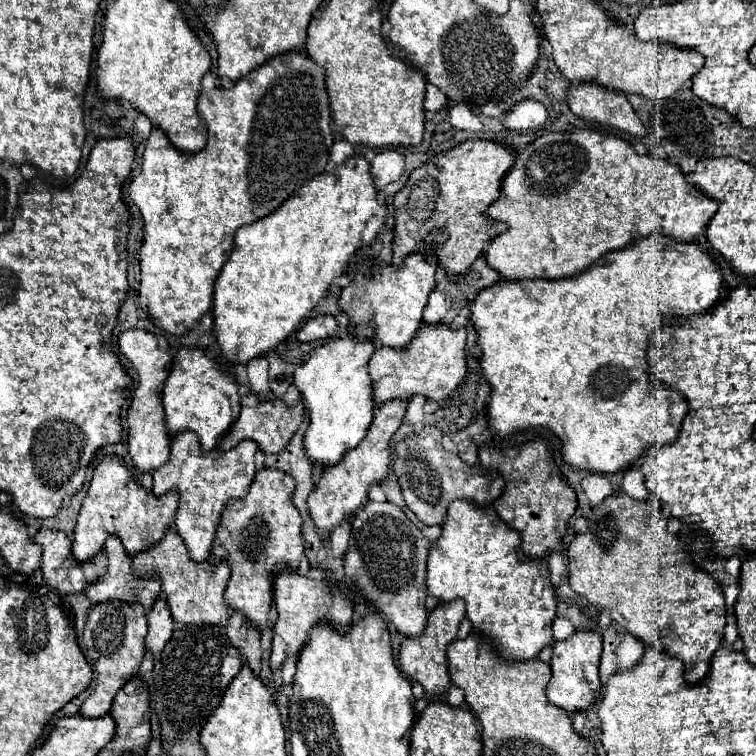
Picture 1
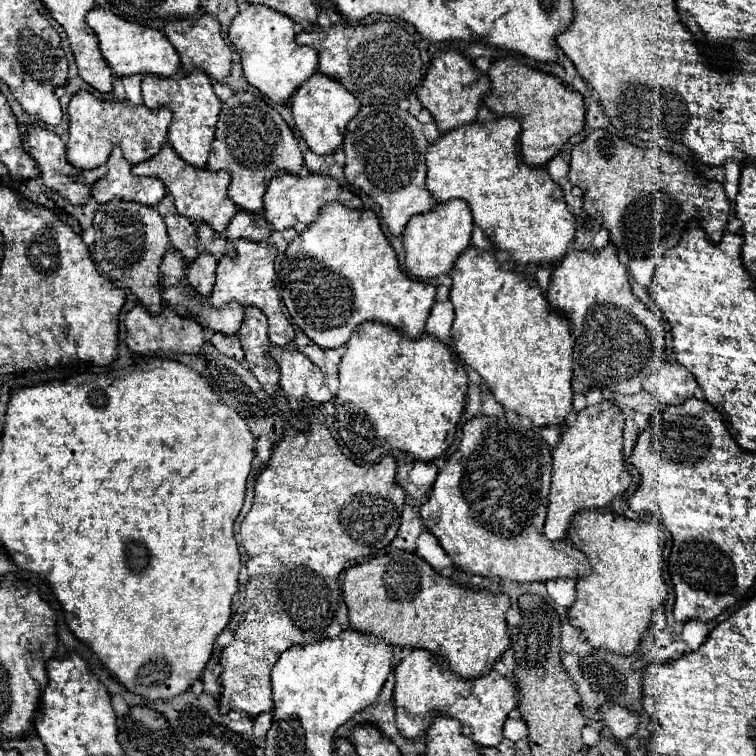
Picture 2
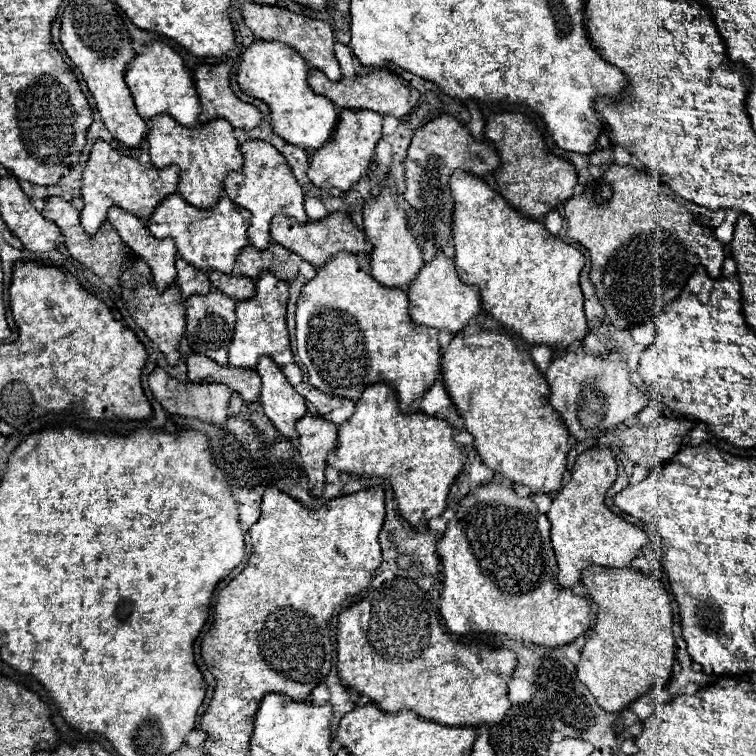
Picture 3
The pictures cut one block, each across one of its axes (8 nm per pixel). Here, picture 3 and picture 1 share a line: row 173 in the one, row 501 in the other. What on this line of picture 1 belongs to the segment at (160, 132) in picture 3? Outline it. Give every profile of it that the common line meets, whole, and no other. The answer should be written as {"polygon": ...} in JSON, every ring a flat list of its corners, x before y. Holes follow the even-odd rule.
{"polygon":[[180,434,180,438,172,438,170,460,152,472,154,496,160,498,170,490,176,490,180,494,174,530,182,536,188,554,194,562,208,560,226,504,230,500,240,500,248,494,248,488,256,476,254,454,256,454,254,442,240,442,240,446,234,446,228,452,210,450,208,454,204,454,194,434]]}

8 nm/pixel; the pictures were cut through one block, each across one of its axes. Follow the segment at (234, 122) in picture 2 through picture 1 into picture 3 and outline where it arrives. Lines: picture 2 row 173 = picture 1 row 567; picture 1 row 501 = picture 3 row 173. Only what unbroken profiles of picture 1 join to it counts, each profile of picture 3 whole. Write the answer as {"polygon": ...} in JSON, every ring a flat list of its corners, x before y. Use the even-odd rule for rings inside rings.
{"polygon":[[250,140,244,142,240,150,244,154,244,170,240,174,228,174,228,178,224,180,226,196,238,206,252,212,248,240,254,248,266,250,270,246,270,222,274,216,284,214,288,218,294,218,298,224,308,222,308,216,304,212,304,194,284,156,272,144,262,140]]}

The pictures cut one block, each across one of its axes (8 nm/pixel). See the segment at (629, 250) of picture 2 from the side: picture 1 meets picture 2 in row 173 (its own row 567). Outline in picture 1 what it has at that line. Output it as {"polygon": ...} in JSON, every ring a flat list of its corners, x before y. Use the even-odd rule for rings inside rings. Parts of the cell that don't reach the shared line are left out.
{"polygon":[[624,492,612,494,586,514,588,530,576,536,568,546,570,588,584,596,598,612,608,612,614,626,638,638,646,648,662,648,666,654,684,664,684,680,700,684,708,670,714,652,724,638,726,606,722,586,710,574,714,562,704,554,708,538,702,530,682,524,676,534,668,532,668,518,654,510,648,502,634,500]]}

